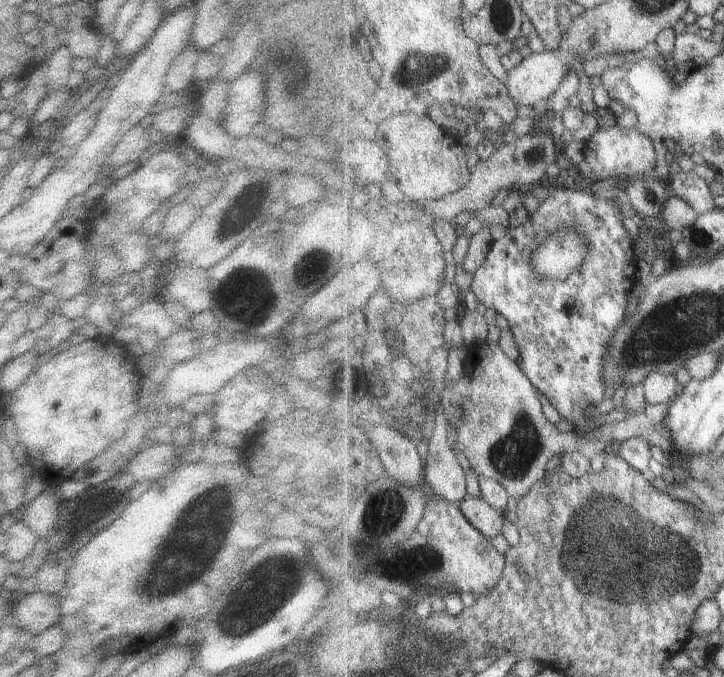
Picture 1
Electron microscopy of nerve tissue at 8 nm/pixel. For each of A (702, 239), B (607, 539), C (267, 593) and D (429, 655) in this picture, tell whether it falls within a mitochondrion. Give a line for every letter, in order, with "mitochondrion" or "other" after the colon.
A: mitochondrion
B: mitochondrion
C: mitochondrion
D: mitochondrion

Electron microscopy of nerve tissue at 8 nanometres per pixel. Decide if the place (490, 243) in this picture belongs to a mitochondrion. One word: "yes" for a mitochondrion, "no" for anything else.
no

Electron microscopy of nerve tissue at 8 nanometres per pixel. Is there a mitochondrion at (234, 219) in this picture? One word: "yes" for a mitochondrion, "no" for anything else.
yes

